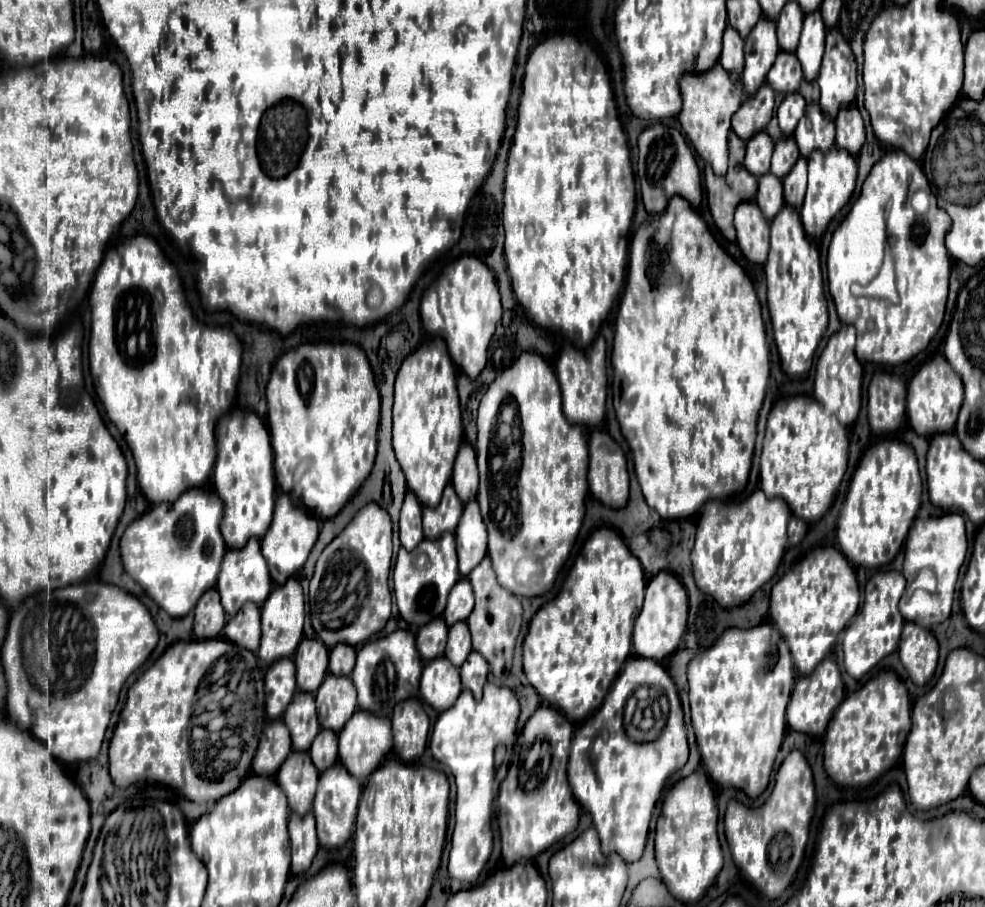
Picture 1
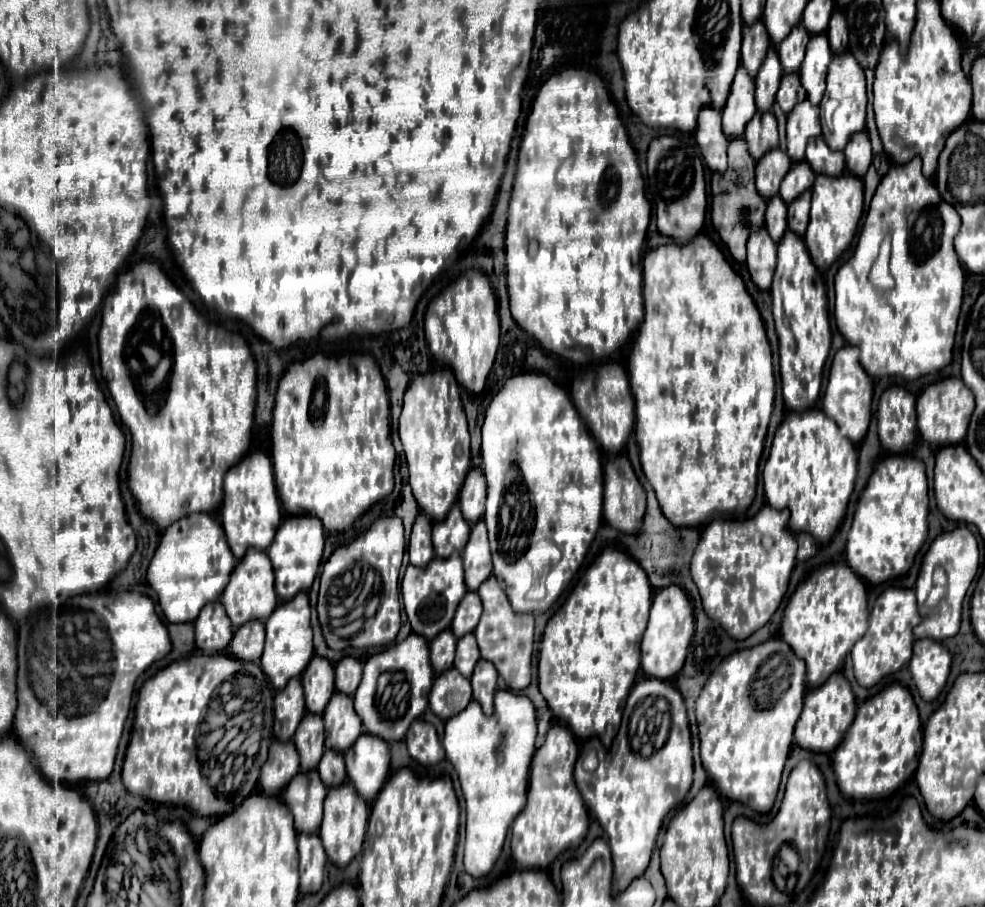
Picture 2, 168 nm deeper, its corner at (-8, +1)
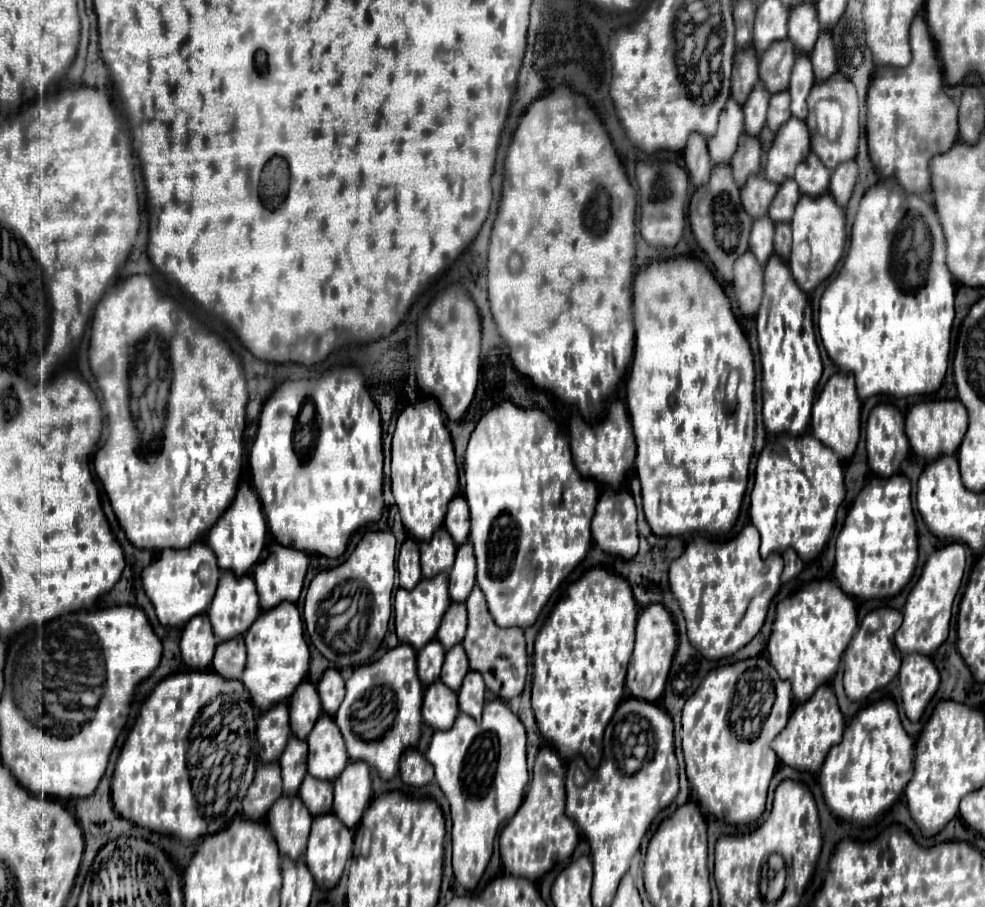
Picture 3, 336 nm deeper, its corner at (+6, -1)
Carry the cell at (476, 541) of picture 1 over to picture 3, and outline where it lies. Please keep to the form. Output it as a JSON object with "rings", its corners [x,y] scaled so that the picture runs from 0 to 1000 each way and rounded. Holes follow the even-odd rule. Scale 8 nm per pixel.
{"rings":[[[471,598],[463,606],[463,617],[457,628],[457,659],[461,664],[471,664],[475,653],[483,644],[483,615],[479,600]]]}

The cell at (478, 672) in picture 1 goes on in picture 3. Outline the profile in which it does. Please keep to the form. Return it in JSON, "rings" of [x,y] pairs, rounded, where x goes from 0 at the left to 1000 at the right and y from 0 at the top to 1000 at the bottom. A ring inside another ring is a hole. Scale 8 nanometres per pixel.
{"rings":[[[475,741],[475,745],[471,748],[471,754],[465,763],[465,776],[467,776],[467,783],[475,789],[479,789],[483,796],[487,794],[489,789],[489,781],[491,781],[491,763],[493,763],[493,756],[491,756],[491,750],[485,741]]]}

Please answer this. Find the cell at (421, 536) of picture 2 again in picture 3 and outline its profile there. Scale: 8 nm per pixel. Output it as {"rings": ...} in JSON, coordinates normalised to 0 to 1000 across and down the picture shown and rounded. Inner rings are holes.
{"rings":[[[412,593],[410,600],[406,602],[404,611],[404,635],[406,635],[406,646],[412,650],[418,650],[426,637],[426,609],[424,609],[424,598],[418,593]]]}

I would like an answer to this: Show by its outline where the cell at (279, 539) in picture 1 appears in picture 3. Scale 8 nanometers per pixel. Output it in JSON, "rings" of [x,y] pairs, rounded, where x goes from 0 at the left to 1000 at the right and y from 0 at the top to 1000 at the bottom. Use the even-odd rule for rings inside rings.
{"rings":[[[272,598],[268,602],[268,609],[264,611],[264,617],[260,620],[258,631],[256,631],[260,648],[262,648],[266,673],[274,673],[280,666],[284,666],[286,662],[301,664],[307,653],[311,626],[313,626],[313,611],[311,609],[301,609],[301,604],[288,604],[286,600]]]}

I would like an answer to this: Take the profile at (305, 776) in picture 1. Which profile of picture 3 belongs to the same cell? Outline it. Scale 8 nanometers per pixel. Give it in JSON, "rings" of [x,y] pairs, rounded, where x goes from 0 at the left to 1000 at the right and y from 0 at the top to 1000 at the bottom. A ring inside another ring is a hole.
{"rings":[[[284,878],[284,882],[276,886],[276,895],[272,895],[270,906],[278,917],[286,942],[294,946],[305,946],[309,942],[317,897],[313,895],[313,891],[309,891],[305,878]]]}

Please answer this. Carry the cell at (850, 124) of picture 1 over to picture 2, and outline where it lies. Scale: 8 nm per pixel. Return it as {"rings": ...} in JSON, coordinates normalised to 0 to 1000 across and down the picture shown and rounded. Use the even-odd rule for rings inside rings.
{"rings":[[[881,146],[867,148],[867,152],[861,157],[859,165],[859,187],[871,196],[877,196],[883,179],[885,179],[885,163]]]}

